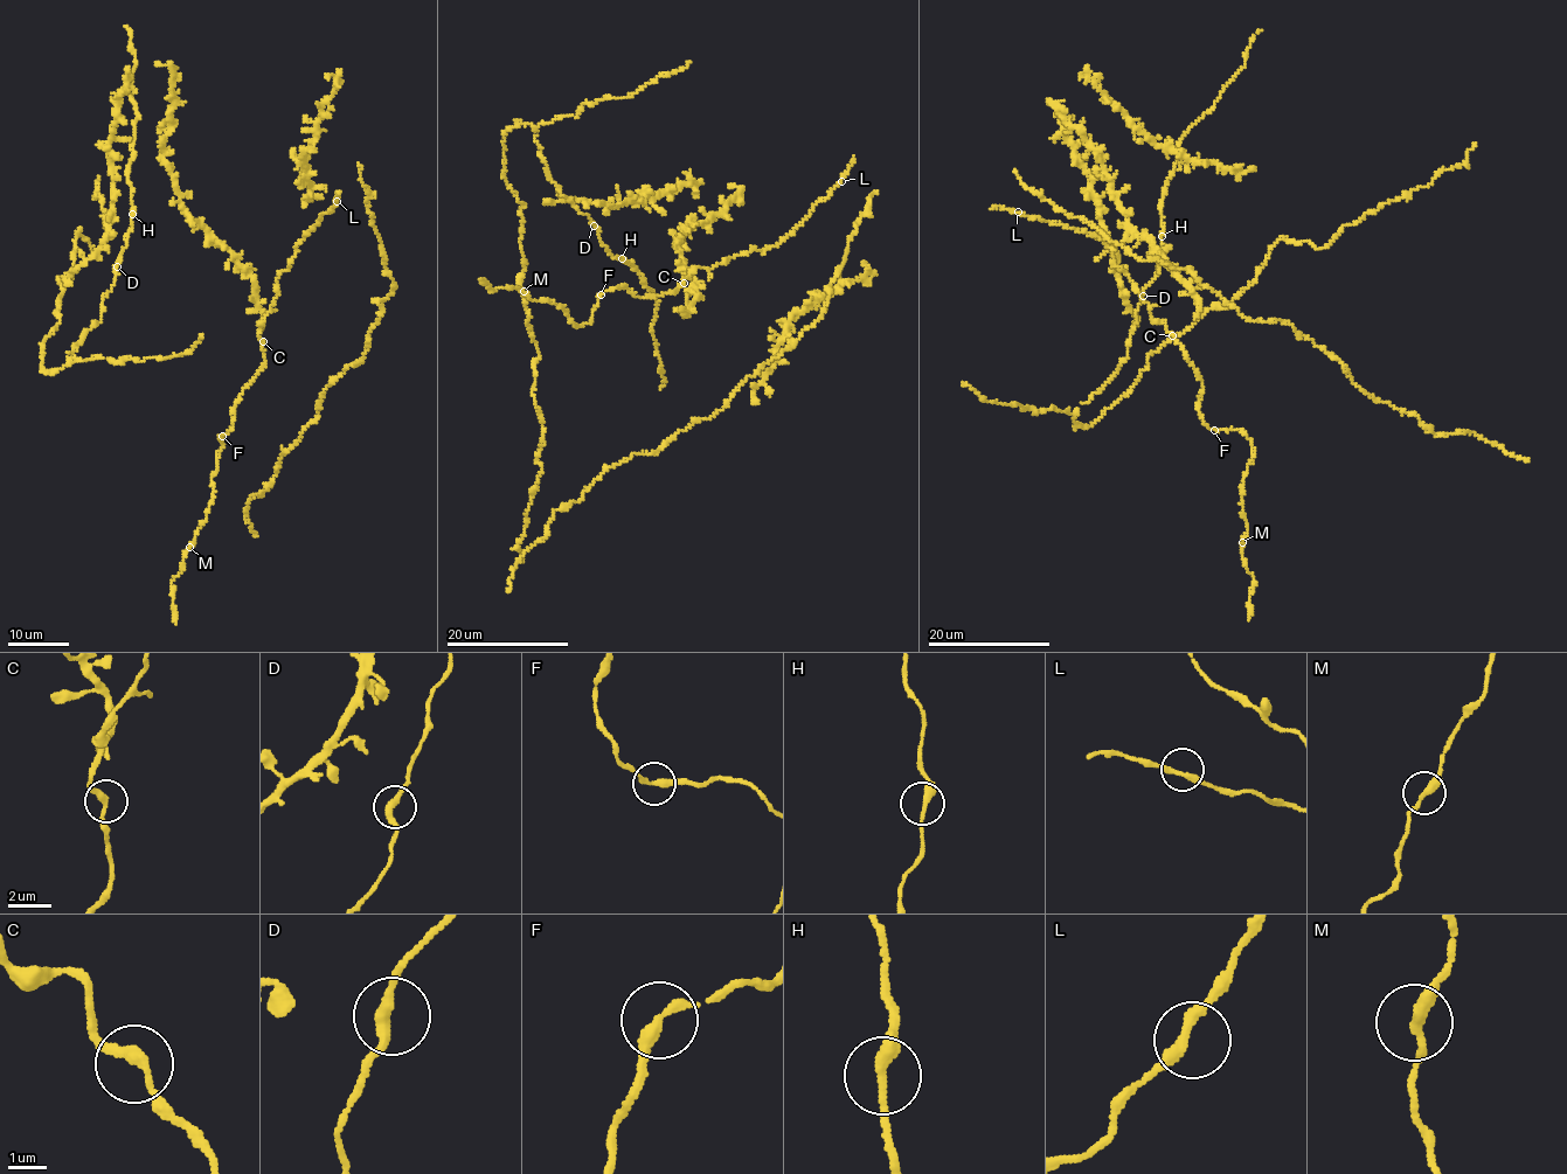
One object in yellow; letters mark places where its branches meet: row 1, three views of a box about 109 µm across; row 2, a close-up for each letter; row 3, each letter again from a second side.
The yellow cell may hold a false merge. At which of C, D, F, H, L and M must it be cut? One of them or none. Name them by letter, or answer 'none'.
none

